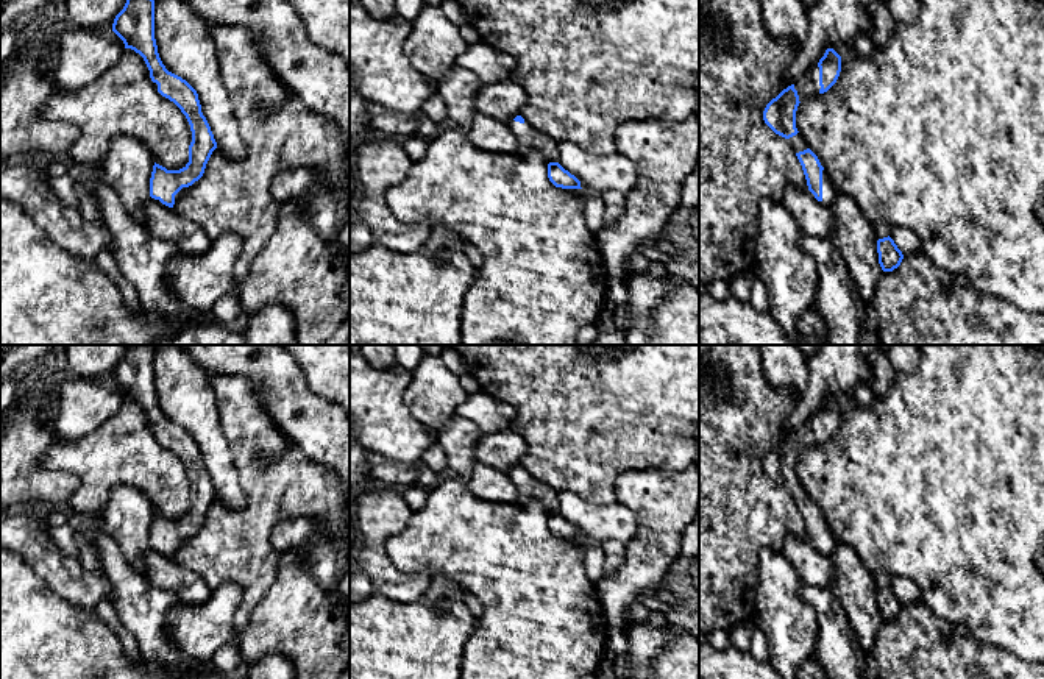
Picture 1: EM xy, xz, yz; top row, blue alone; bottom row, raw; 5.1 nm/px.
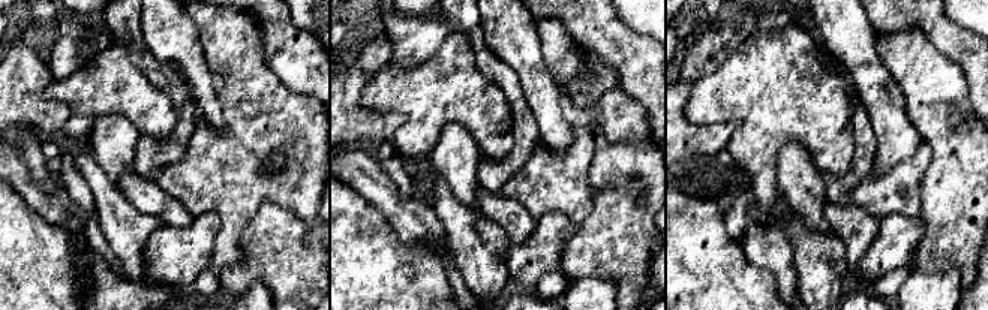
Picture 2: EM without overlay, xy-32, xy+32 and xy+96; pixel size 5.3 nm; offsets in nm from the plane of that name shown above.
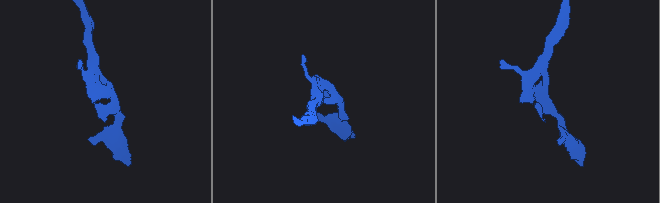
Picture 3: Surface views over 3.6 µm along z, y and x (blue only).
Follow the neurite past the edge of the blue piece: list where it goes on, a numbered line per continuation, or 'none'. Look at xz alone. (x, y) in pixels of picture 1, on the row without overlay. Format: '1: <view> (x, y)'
1: xz (526, 484)

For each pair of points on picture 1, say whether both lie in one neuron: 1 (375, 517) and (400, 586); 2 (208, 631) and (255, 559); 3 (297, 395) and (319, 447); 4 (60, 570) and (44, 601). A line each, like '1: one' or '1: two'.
1: one
2: two
3: one
4: two

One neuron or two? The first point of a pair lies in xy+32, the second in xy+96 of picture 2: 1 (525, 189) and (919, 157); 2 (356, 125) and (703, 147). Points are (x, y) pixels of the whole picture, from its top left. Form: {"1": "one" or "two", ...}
{"1": "one", "2": "one"}

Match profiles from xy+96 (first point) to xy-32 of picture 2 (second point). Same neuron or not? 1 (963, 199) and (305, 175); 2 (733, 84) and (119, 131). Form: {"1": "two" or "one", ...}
{"1": "two", "2": "two"}

